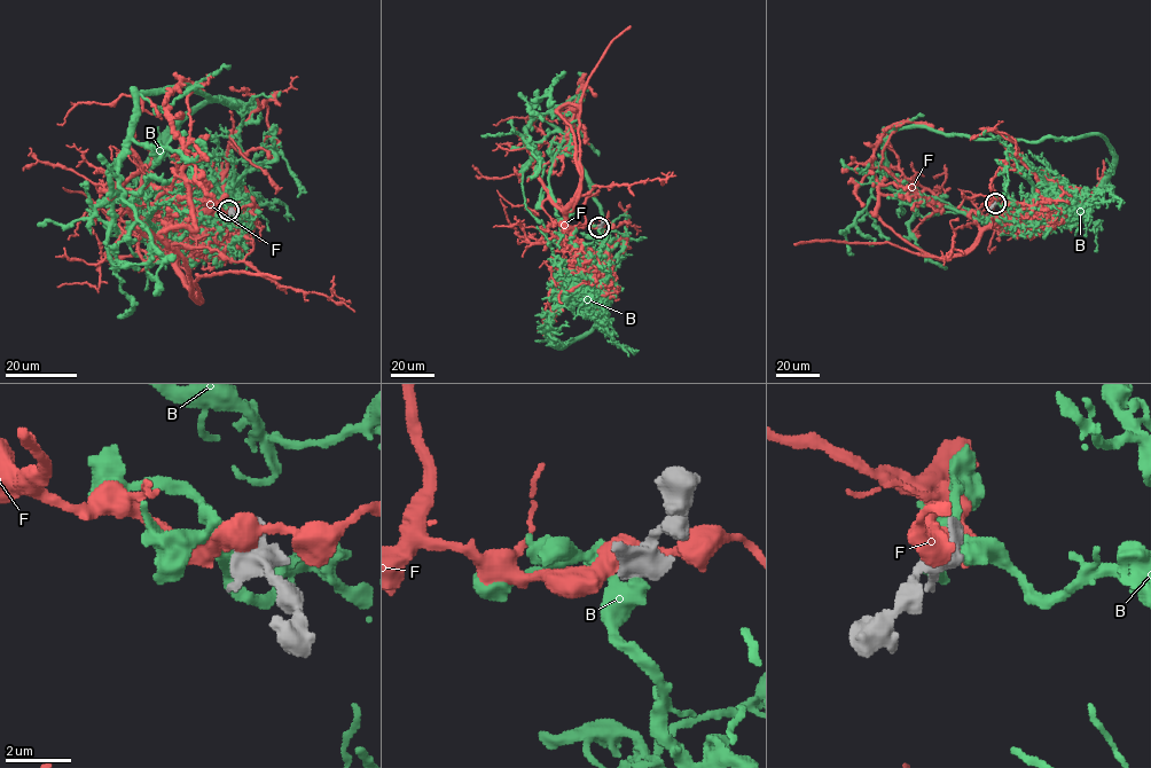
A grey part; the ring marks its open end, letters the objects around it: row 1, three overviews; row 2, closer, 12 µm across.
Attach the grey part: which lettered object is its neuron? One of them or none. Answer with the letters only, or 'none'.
B

